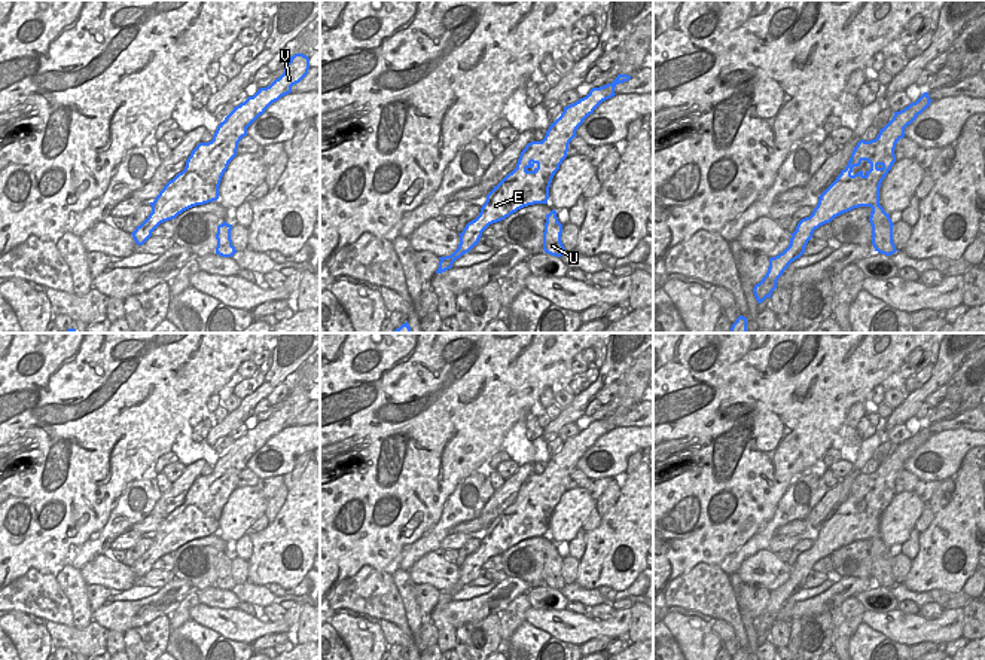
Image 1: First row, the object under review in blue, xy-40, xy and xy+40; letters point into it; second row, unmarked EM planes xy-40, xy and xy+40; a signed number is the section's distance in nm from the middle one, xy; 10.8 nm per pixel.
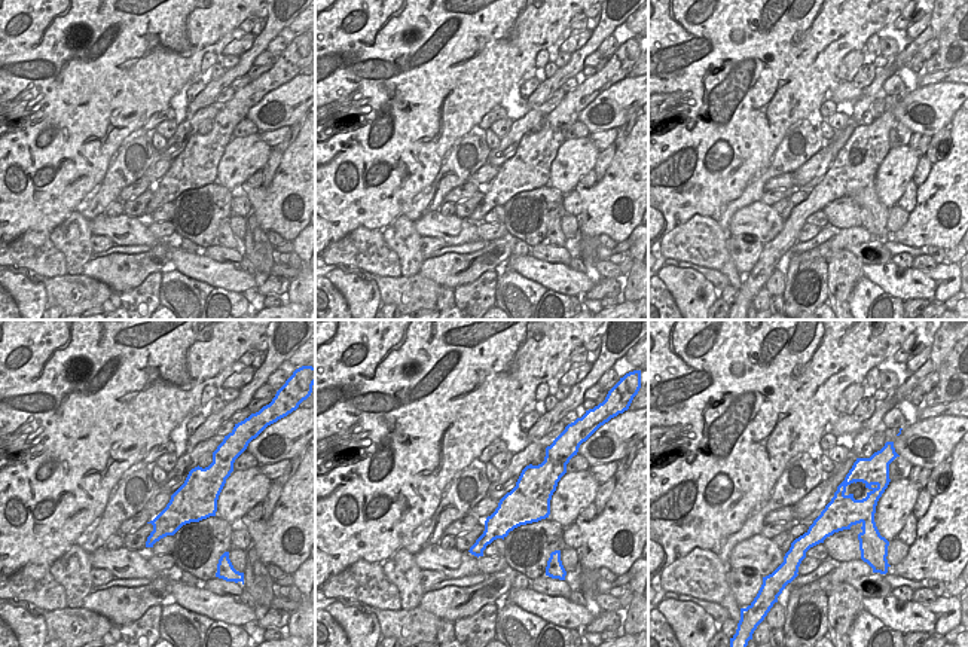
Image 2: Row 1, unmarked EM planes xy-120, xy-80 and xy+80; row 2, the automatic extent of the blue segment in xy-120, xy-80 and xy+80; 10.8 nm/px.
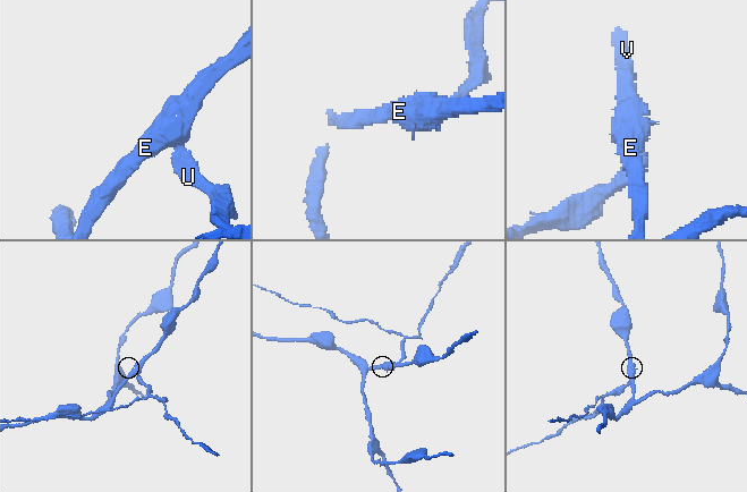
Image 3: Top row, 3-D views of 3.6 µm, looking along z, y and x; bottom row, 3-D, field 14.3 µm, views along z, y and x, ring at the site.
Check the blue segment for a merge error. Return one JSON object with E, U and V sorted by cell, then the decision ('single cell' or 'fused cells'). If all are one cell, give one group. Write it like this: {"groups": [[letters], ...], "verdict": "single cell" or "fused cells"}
{"groups": [["E", "V"], ["U"]], "verdict": "fused cells"}

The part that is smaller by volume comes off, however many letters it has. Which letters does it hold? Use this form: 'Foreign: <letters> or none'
Foreign: U

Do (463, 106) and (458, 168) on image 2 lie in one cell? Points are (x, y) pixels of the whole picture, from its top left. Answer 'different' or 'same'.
different

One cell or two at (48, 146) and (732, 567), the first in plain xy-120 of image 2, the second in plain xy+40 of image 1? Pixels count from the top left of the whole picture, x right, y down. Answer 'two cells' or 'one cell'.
two cells

